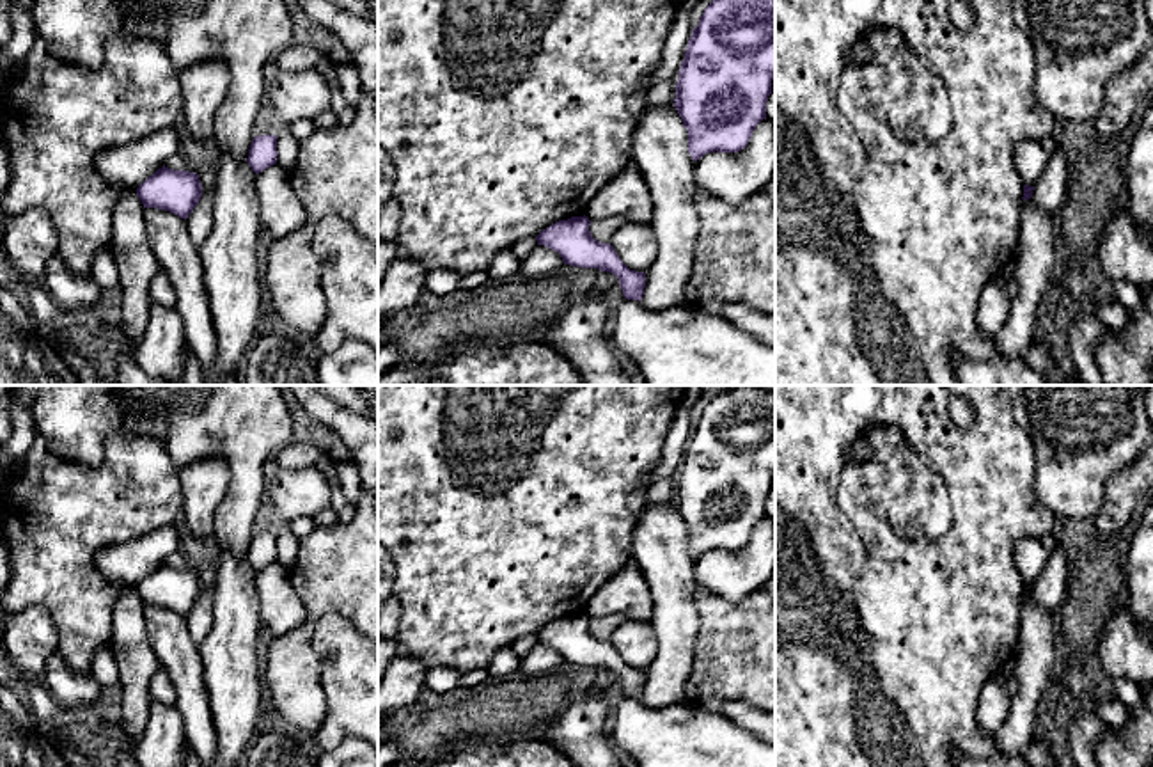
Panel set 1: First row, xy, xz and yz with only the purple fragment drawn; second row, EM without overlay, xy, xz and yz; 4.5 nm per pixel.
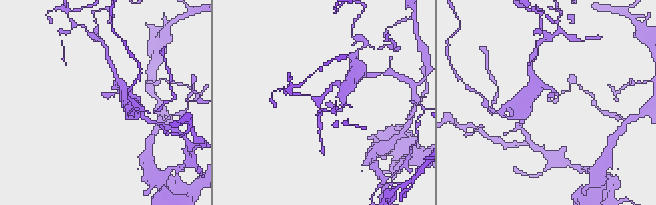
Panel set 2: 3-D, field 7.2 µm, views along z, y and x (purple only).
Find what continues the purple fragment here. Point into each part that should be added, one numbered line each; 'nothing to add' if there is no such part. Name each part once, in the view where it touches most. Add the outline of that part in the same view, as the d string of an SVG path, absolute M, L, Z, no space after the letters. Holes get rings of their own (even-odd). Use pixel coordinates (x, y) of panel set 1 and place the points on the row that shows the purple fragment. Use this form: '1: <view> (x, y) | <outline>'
nothing to add

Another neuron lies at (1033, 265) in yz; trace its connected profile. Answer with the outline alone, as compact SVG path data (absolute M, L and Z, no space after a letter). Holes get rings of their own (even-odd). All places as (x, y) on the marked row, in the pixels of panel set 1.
M1032 197L1022 202L1018 245L1009 272L1018 295L995 337L995 346L1006 359L1018 357L1034 337L1036 309L1054 270L1055 229L1057 218L1045 215Z

